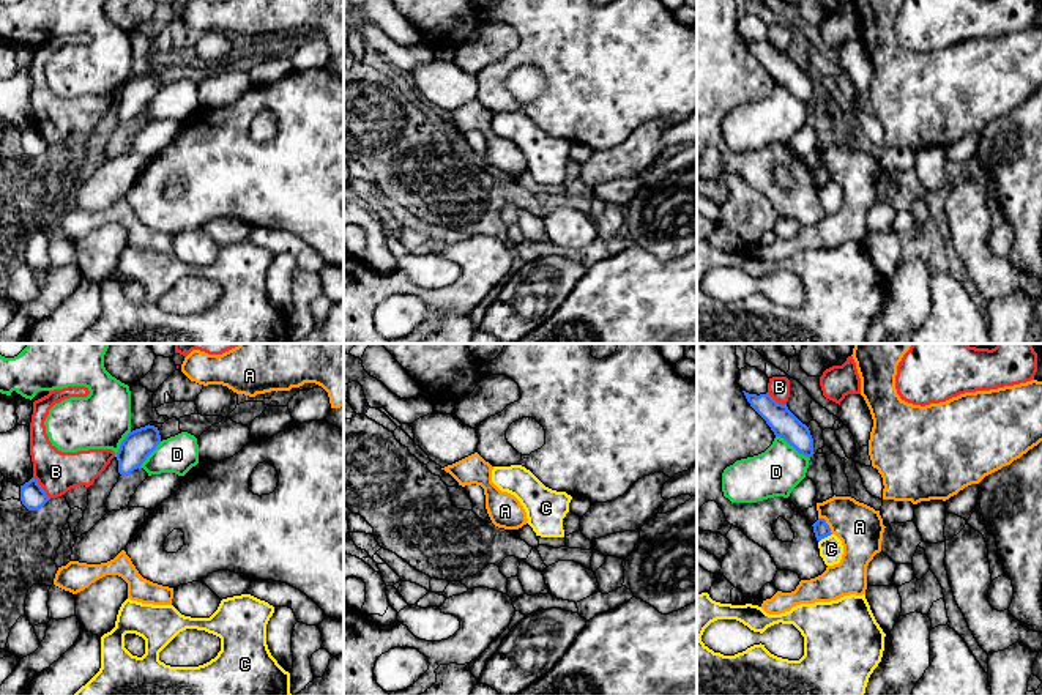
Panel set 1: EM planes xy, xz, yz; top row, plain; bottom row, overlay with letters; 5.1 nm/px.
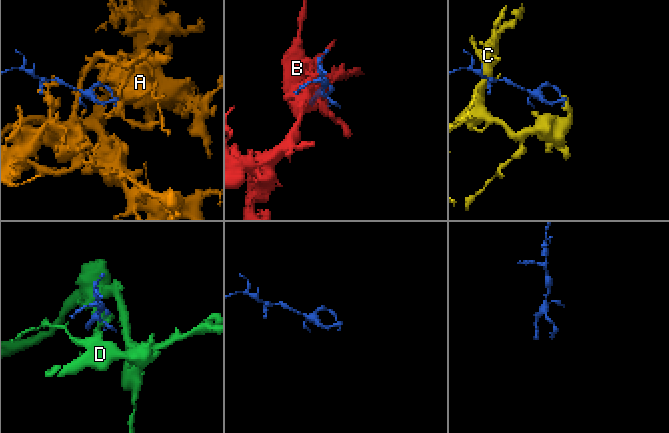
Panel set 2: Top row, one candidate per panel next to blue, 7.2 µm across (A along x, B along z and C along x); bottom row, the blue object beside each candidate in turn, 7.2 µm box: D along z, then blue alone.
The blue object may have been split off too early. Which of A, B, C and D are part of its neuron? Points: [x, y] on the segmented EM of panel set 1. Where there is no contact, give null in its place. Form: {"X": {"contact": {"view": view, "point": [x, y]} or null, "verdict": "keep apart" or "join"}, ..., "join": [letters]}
{"A": {"contact": {"view": "yz", "point": [826, 524]}, "verdict": "keep apart"}, "B": {"contact": {"view": "xy", "point": [41, 487]}, "verdict": "keep apart"}, "C": {"contact": {"view": "yz", "point": [825, 536]}, "verdict": "keep apart"}, "D": {"contact": {"view": "yz", "point": [793, 446]}, "verdict": "keep apart"}, "join": []}

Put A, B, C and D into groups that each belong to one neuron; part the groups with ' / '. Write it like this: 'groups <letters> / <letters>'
groups A / B / C / D

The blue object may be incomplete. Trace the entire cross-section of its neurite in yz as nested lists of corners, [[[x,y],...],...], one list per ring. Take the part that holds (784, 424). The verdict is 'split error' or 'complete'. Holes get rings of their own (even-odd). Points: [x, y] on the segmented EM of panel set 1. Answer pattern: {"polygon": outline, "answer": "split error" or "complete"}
{"polygon": [[[742,391],[750,407],[766,421],[776,437],[783,438],[799,454],[813,455],[813,438],[806,424],[802,424],[785,405],[777,403],[768,392],[749,394]]], "answer": "complete"}

